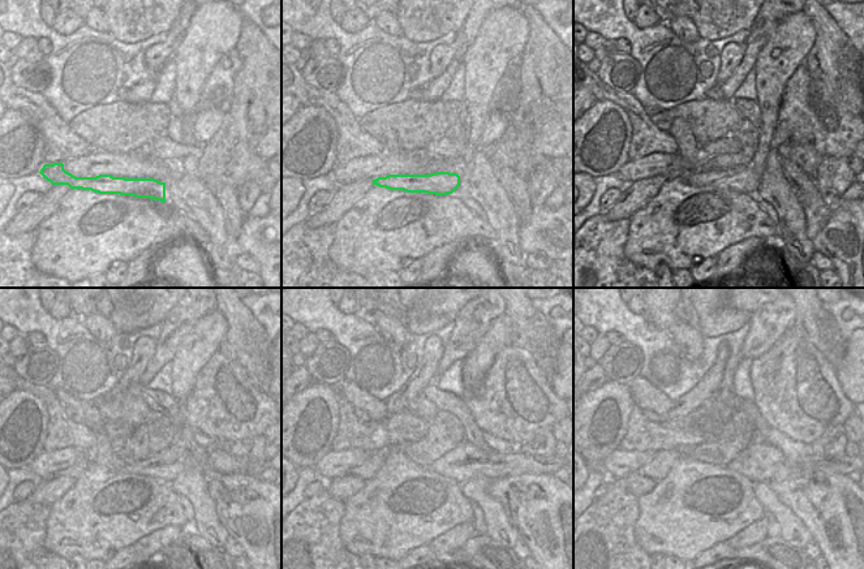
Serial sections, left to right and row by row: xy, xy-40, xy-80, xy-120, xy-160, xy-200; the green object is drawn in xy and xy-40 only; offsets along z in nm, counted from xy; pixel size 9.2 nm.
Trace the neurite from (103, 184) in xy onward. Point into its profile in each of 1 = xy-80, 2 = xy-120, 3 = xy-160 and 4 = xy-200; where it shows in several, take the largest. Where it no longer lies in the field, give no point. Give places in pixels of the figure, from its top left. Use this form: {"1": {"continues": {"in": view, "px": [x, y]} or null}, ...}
{"1": {"continues": {"in": "xy-80", "px": [744, 179]}}, "2": {"continues": {"in": "xy-120", "px": [166, 465]}}, "3": {"continues": {"in": "xy-160", "px": [465, 461]}}, "4": {"continues": {"in": "xy-200", "px": [759, 462]}}}

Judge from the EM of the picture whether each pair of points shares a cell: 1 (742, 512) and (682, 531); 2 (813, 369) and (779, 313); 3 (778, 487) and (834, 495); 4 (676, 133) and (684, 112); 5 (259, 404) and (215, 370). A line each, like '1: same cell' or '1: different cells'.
1: same cell
2: different cells
3: same cell
4: different cells
5: same cell

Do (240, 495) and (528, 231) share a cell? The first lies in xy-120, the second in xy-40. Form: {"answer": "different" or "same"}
{"answer": "same"}

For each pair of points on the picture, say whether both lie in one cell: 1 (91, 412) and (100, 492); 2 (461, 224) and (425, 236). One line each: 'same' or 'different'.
1: same
2: same

